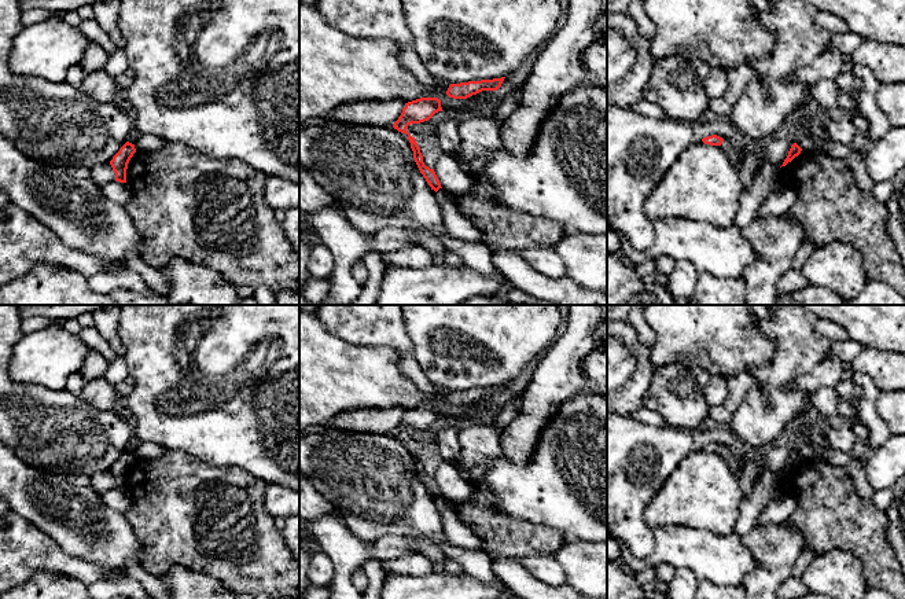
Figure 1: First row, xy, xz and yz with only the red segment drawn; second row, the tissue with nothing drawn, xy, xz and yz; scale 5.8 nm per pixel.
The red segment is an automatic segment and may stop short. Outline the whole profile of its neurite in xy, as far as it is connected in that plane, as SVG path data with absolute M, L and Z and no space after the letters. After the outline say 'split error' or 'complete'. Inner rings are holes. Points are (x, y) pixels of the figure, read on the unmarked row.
M126 449L113 464L110 473L115 481L115 489L126 490L126 477L130 466L136 460L135 452Z | complete

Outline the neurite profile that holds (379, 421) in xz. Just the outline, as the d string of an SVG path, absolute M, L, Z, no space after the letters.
M401 407L356 408L339 412L323 426L335 430L389 436L398 427L404 415L405 409Z

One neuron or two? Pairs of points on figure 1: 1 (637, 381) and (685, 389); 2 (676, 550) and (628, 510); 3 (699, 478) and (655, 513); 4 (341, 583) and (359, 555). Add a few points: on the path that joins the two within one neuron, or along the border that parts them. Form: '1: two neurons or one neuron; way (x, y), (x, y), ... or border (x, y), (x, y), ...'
1: two neurons; border (654, 371), (642, 405)
2: two neurons; border (655, 536), (644, 558), (621, 541)
3: one neuron; way (688, 489), (666, 510)
4: one neuron; way (344, 576), (344, 570), (352, 562)

